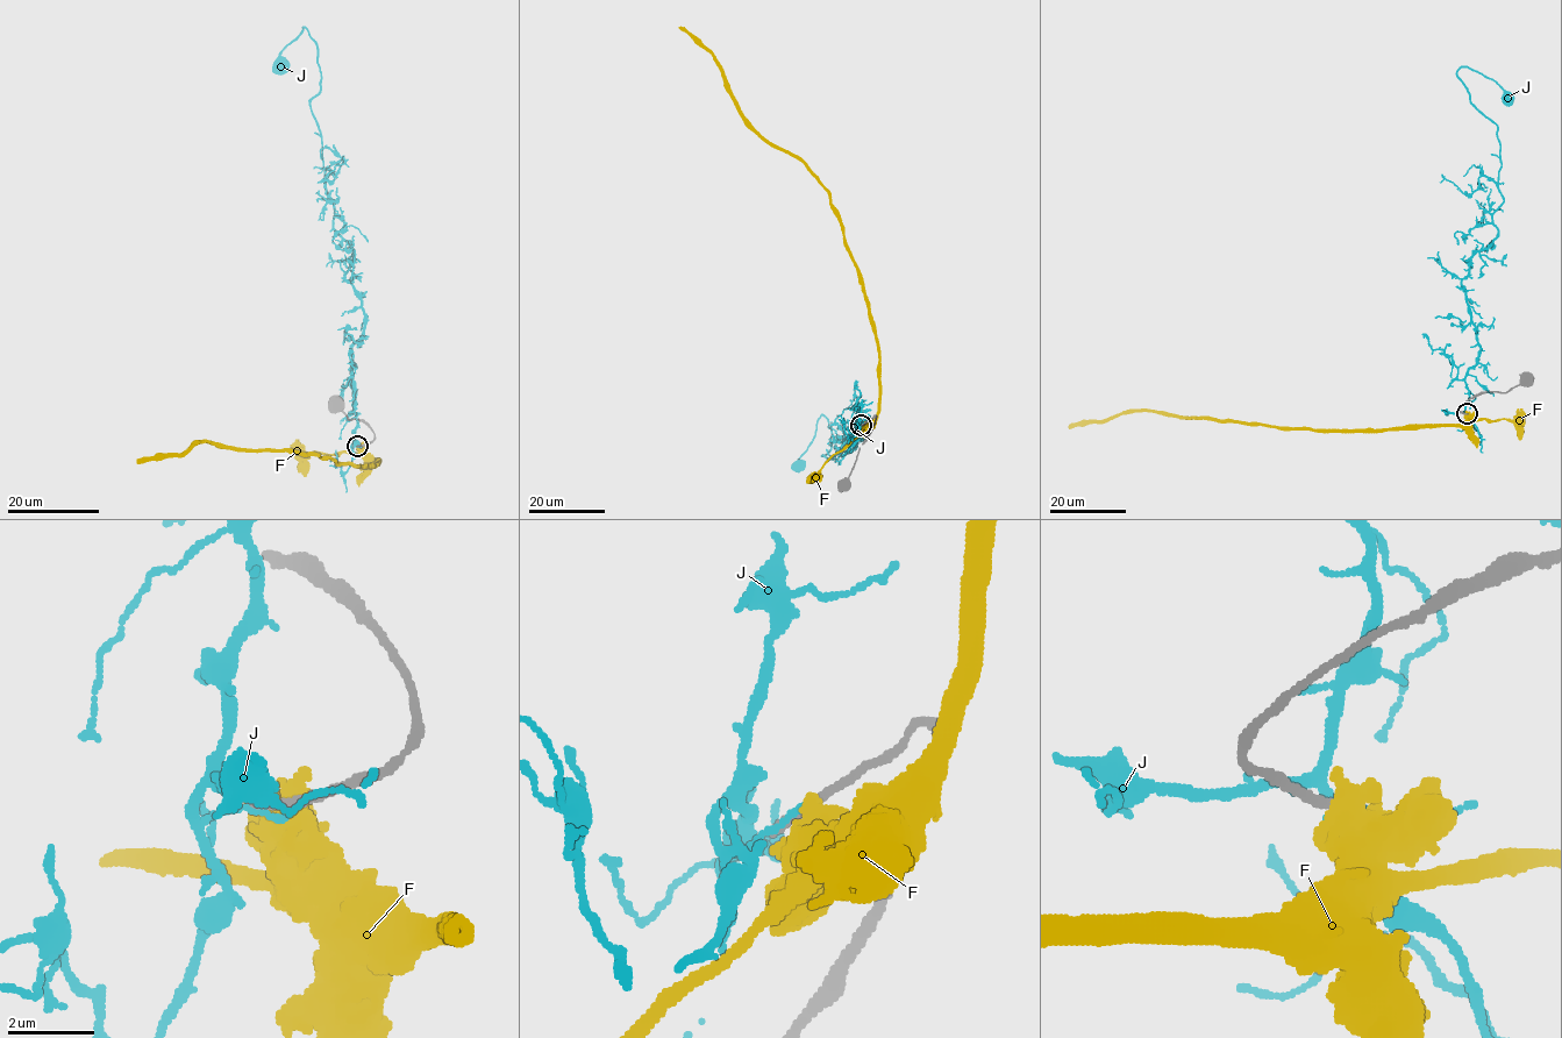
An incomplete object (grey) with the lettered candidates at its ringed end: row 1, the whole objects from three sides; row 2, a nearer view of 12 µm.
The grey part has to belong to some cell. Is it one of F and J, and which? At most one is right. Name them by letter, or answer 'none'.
none

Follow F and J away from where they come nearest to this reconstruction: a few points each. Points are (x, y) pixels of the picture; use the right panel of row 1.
F: (1464, 414), (1466, 419), (1456, 425), (1288, 429), (1132, 411), (1103, 420), (1082, 420), (1069, 428)
J: (1467, 414), (1481, 345), (1461, 281), (1498, 234), (1503, 196), (1497, 126), (1456, 71), (1491, 78), (1506, 99)

